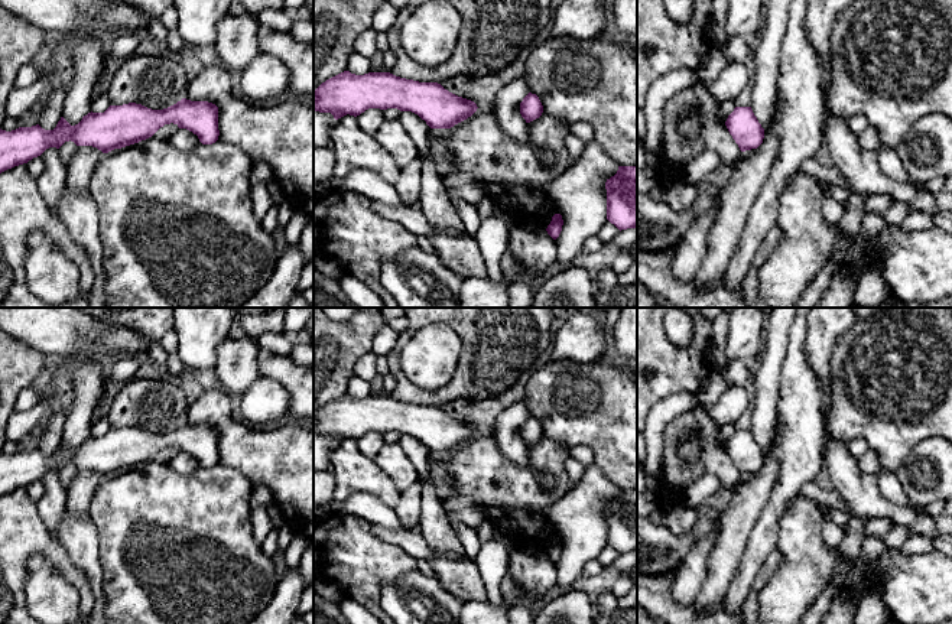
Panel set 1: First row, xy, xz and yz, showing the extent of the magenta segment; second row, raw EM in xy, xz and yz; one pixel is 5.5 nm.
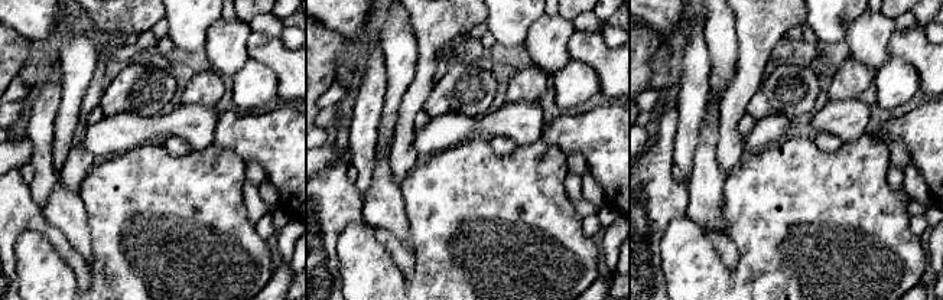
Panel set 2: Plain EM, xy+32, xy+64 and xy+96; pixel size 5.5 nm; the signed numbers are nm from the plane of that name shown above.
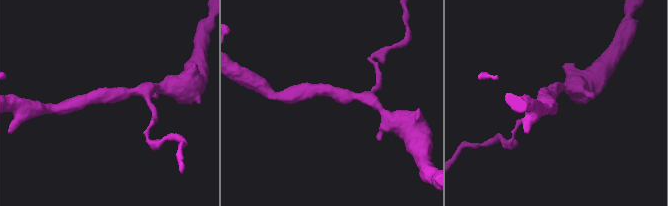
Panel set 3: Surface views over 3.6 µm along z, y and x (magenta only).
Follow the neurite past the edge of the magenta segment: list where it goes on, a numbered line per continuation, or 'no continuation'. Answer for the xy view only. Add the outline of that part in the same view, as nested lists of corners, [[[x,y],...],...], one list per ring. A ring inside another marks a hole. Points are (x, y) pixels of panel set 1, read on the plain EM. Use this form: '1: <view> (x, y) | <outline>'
no continuation

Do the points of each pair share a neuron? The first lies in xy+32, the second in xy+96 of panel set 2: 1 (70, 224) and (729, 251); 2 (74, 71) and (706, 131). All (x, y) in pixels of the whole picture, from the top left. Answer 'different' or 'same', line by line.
1: different
2: different

